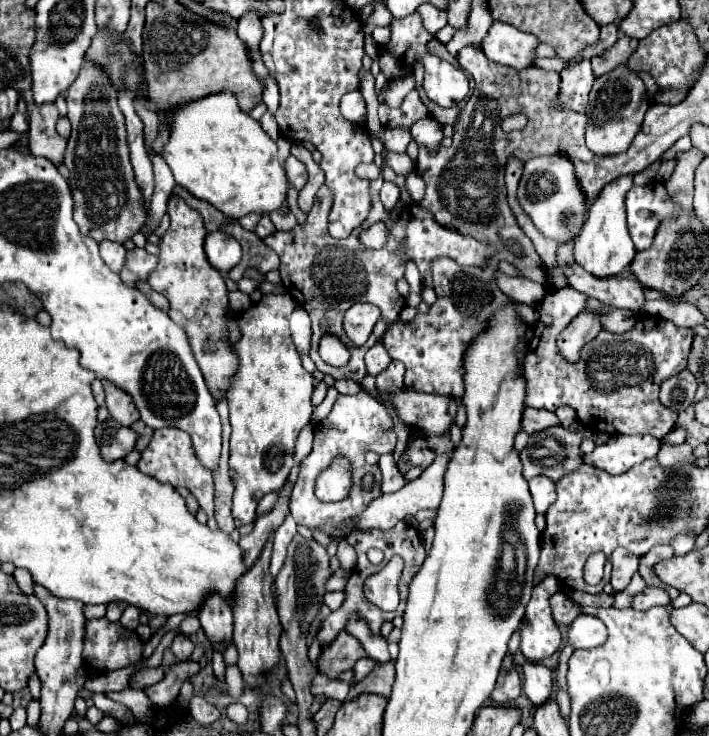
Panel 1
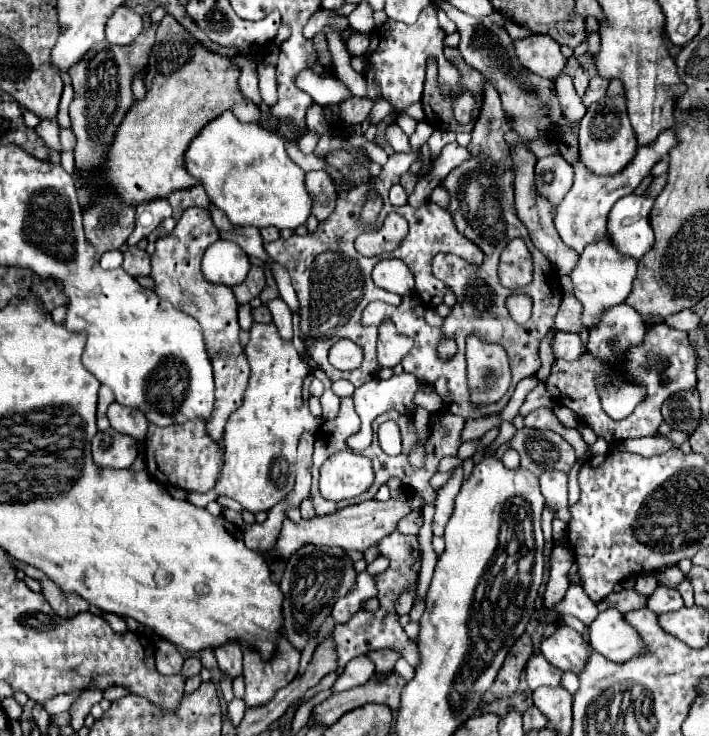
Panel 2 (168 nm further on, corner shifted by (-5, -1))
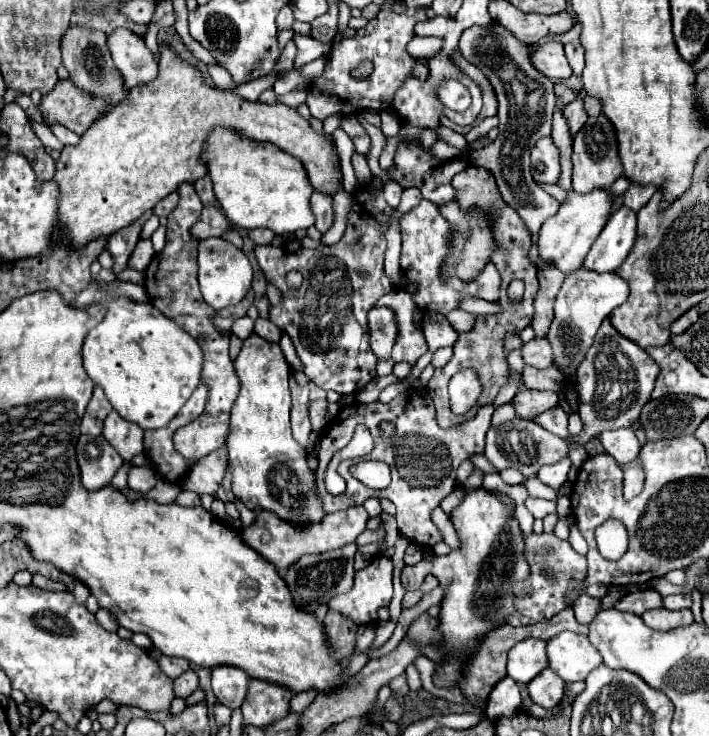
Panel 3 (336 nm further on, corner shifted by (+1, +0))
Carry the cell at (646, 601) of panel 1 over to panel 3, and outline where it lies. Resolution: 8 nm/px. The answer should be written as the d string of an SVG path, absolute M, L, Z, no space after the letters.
M667 595L663 597L665 609L689 609L691 607L691 595Z

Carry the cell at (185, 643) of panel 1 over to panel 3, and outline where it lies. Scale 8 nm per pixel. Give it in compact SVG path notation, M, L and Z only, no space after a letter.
M189 669L183 675L179 675L179 679L173 681L173 687L175 687L175 695L177 697L189 697L189 693L193 693L197 685L199 685L197 683L197 673L193 669Z

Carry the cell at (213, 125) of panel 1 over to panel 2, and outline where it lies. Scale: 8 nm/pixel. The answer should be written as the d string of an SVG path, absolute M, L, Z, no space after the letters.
M225 112L215 118L191 142L185 152L185 166L191 176L199 178L211 198L235 226L275 226L299 228L311 216L311 196L305 188L305 172L287 156L283 140L257 126L243 124Z

